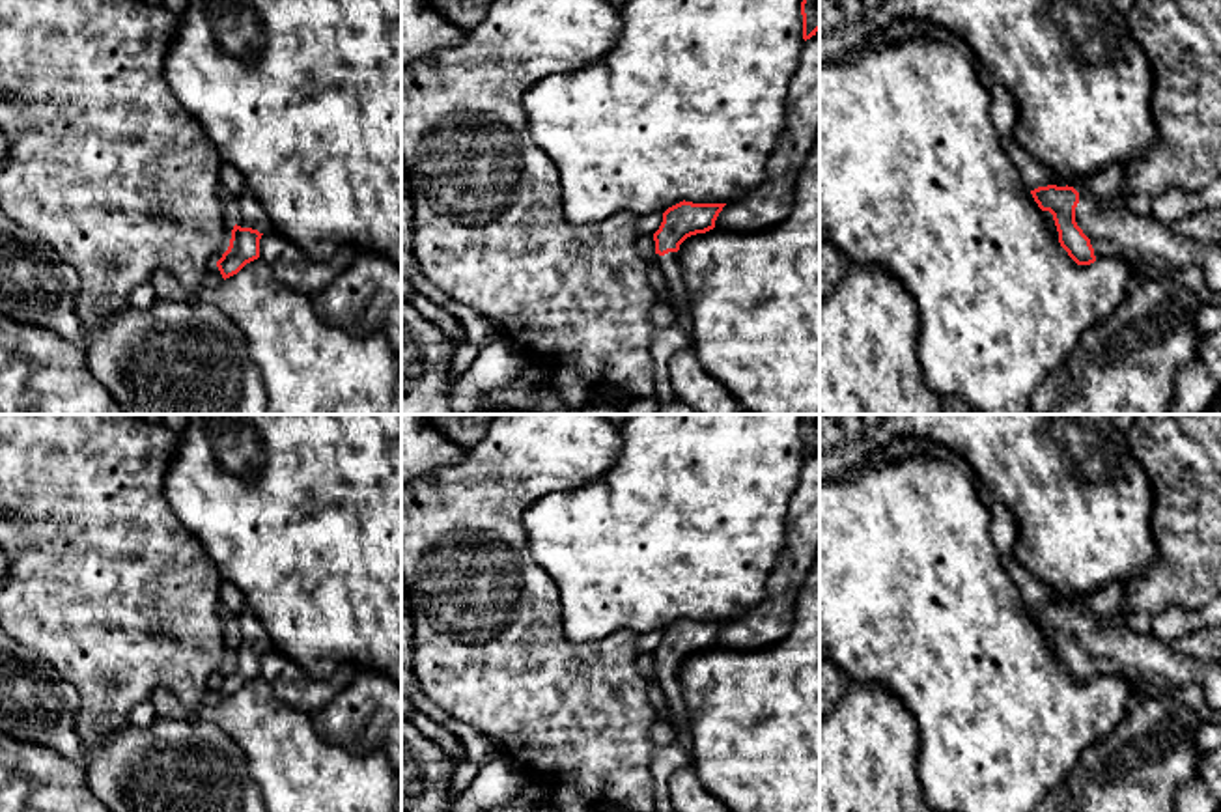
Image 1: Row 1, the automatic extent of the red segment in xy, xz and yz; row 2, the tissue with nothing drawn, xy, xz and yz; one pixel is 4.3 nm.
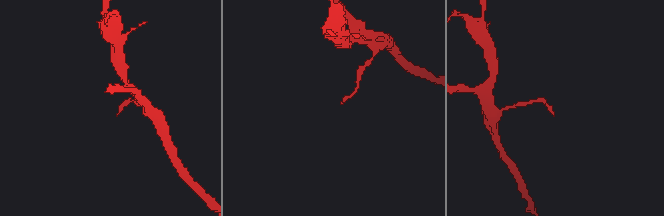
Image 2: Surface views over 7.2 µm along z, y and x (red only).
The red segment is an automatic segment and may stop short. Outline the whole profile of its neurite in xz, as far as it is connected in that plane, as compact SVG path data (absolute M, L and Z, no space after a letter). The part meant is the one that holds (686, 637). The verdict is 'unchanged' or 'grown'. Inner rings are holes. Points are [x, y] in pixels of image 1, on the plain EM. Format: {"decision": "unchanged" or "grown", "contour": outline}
{"decision": "grown", "contour": "M683 618L663 631L663 640L653 651L653 678L667 704L661 717L676 724L676 737L680 737L689 750L693 747L693 735L678 668L687 655L713 648L724 623L726 622L693 622Z"}

